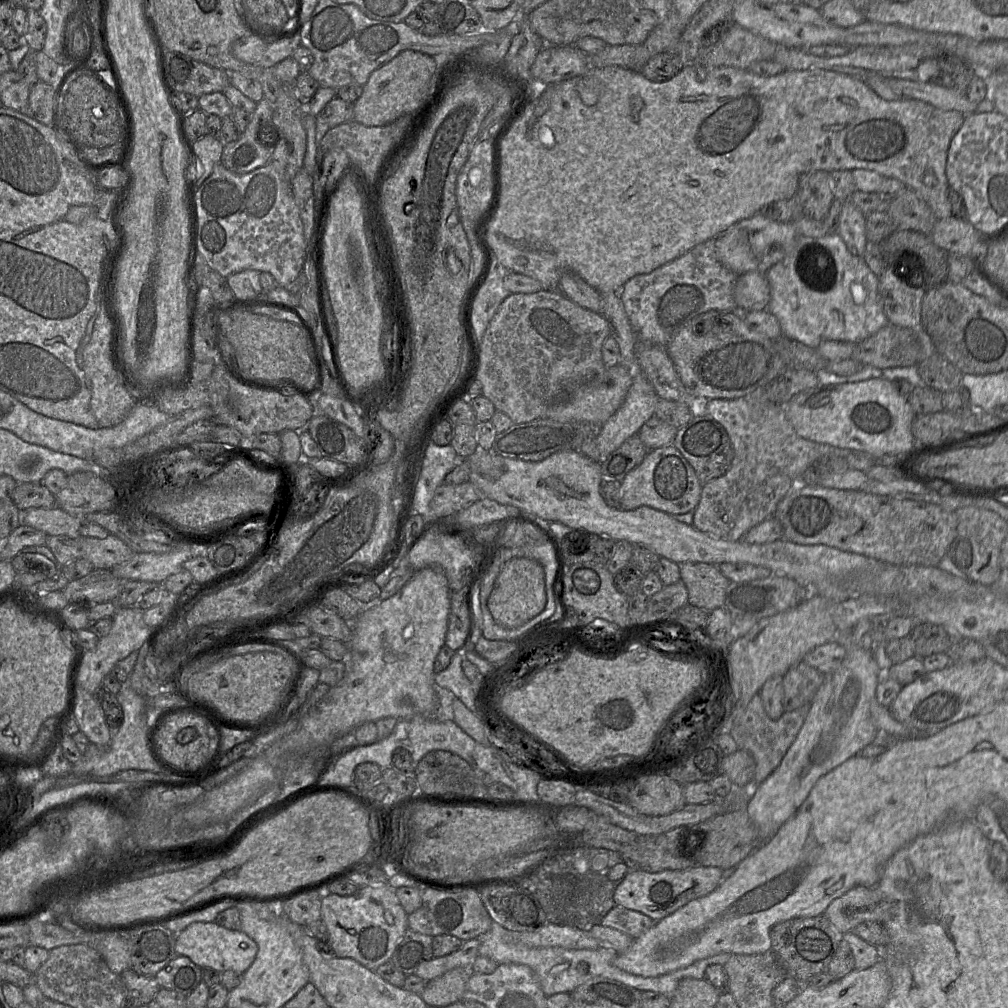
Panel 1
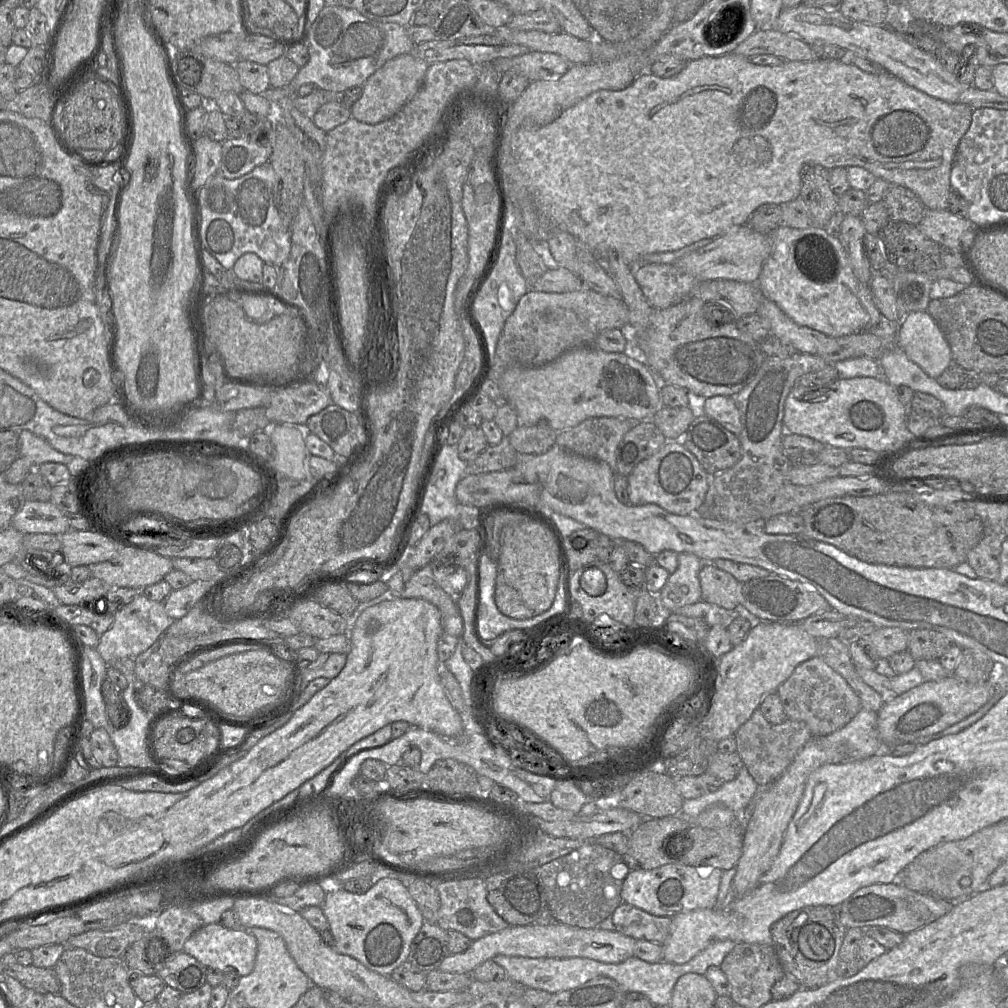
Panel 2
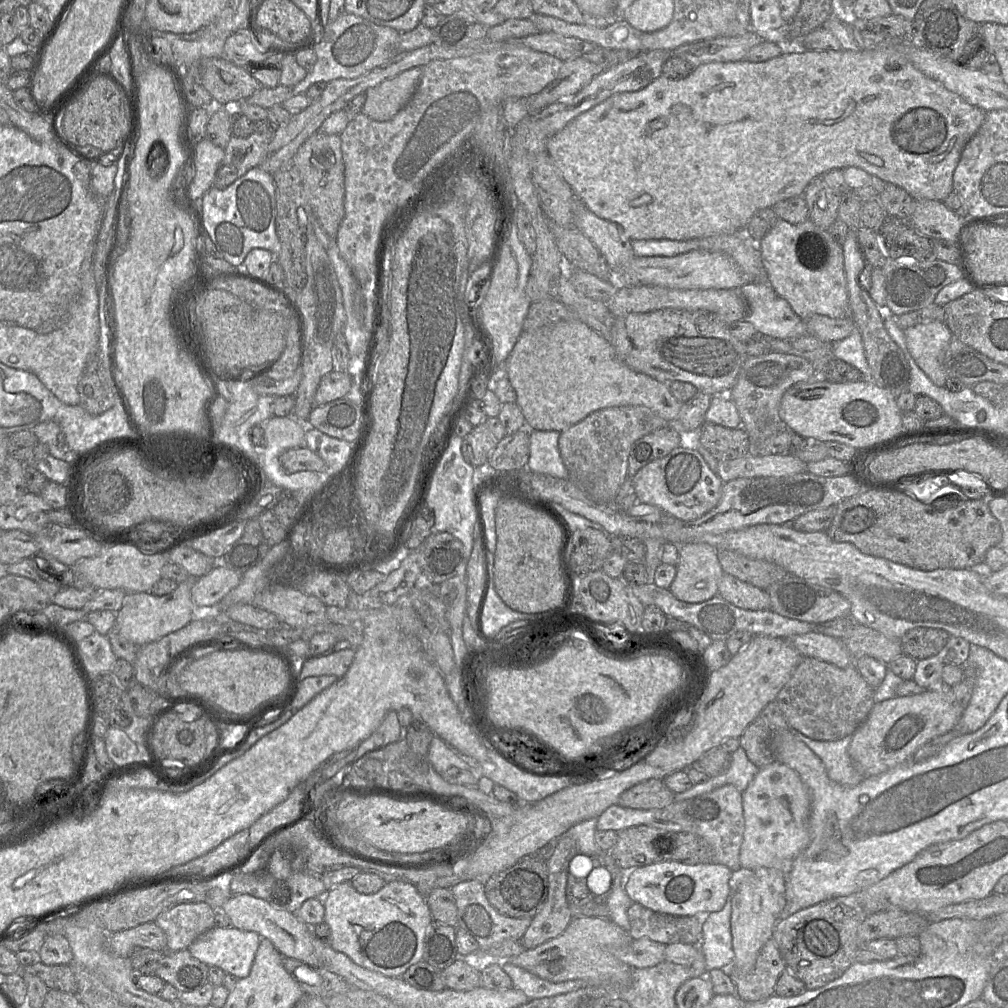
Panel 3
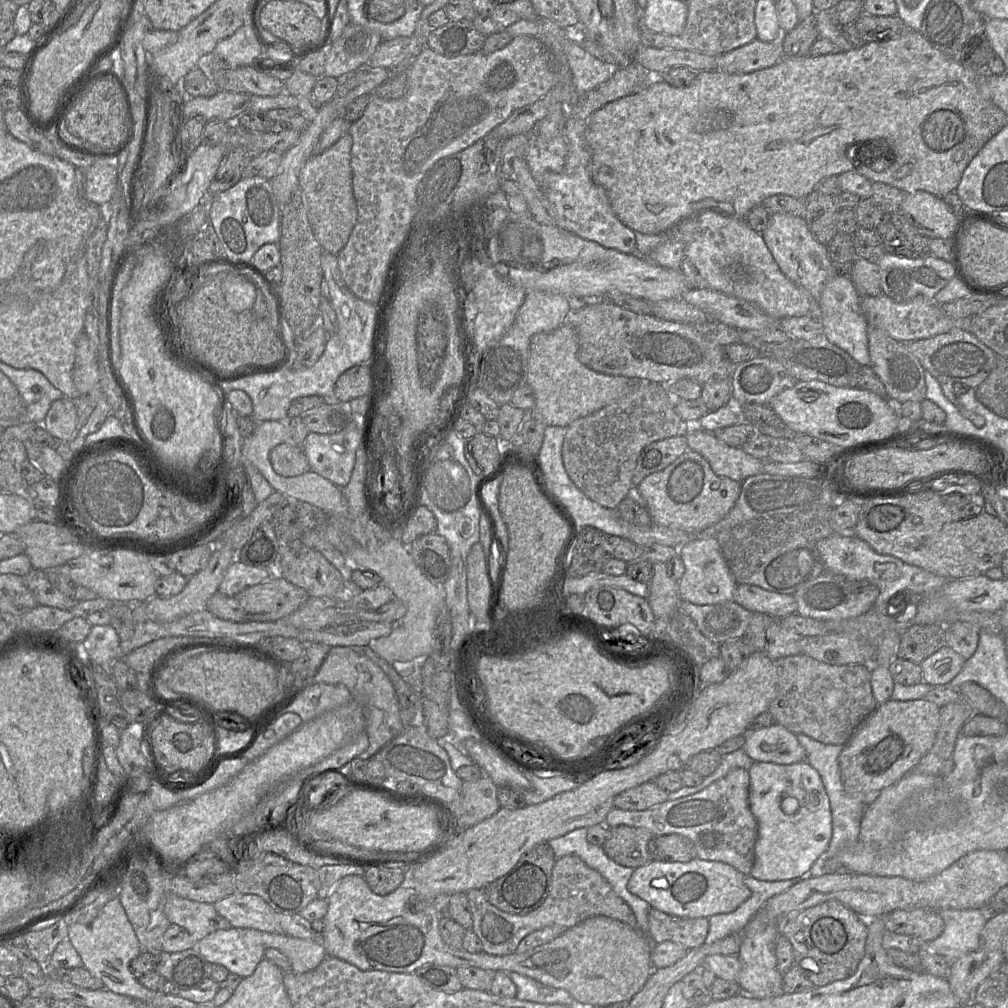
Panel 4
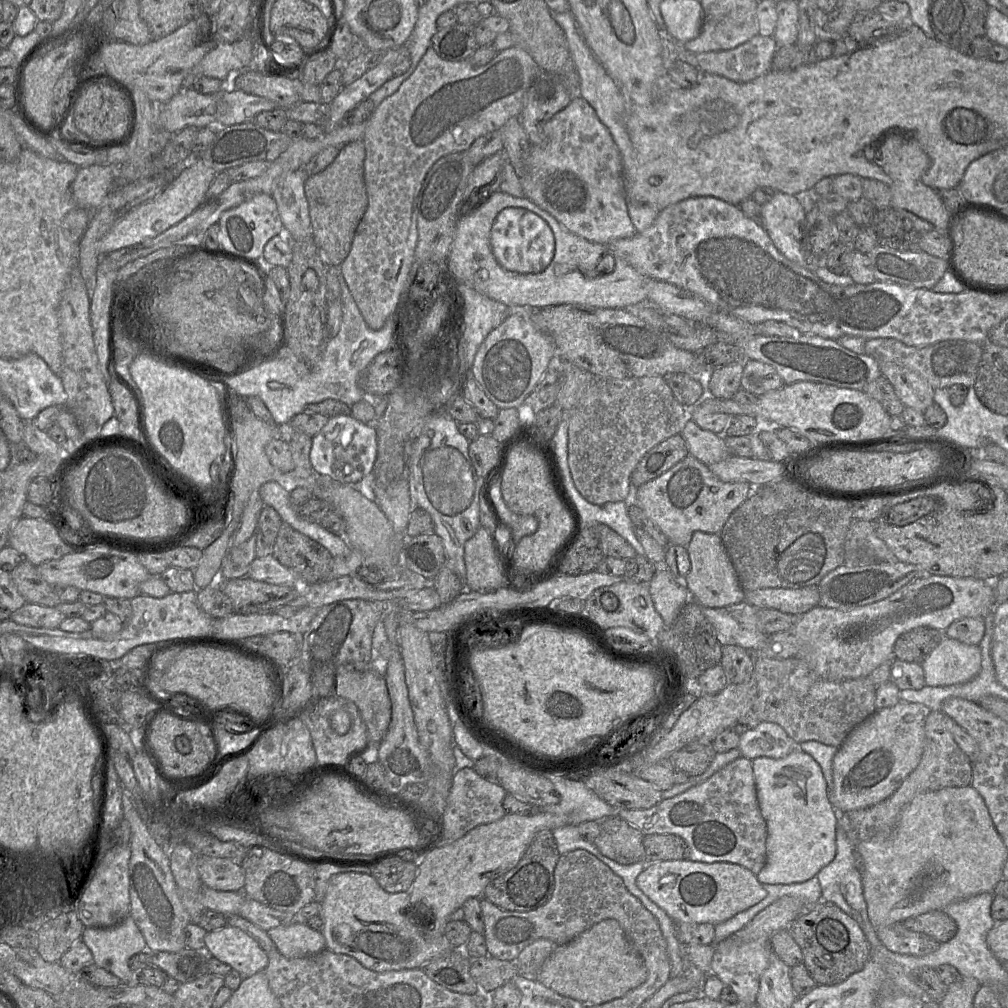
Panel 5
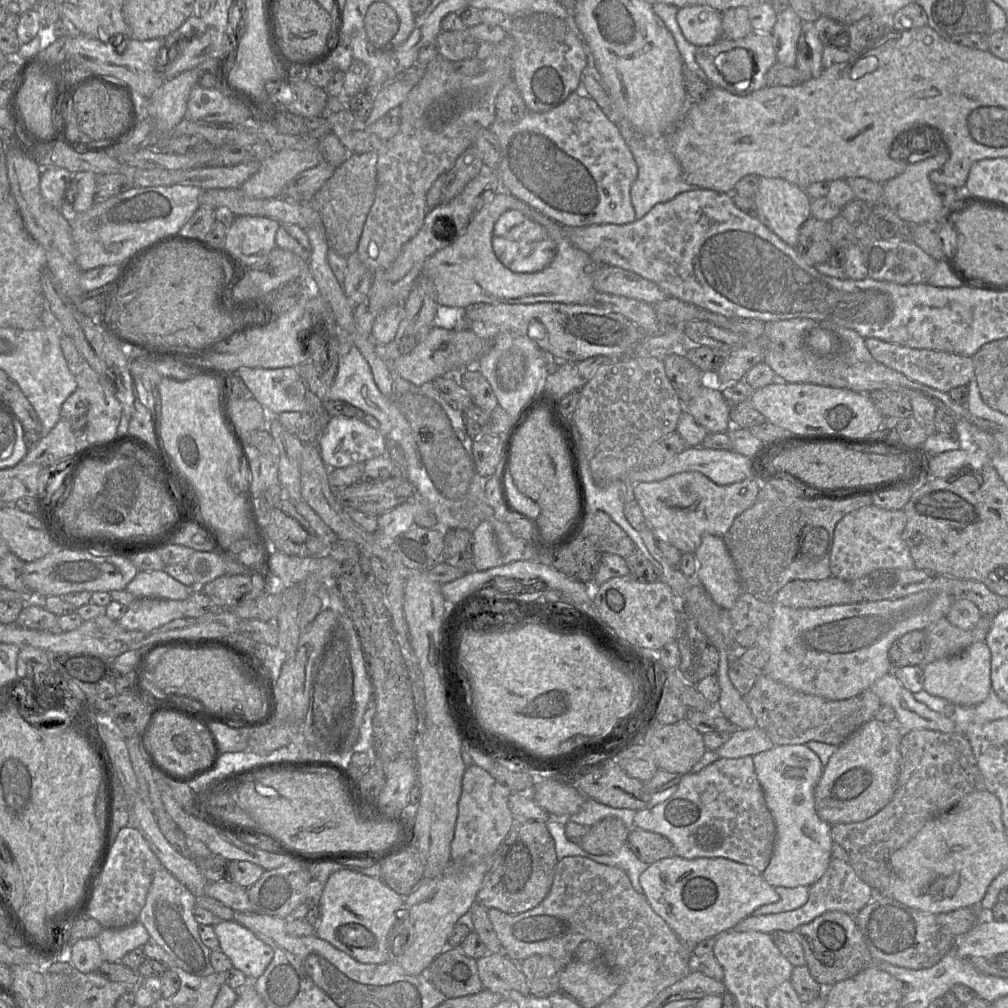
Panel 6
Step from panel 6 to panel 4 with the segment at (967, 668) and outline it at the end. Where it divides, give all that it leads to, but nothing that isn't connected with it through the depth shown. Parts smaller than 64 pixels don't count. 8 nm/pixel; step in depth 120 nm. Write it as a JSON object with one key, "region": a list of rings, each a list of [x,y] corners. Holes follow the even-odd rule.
{"region":[[[948,645],[921,662],[923,682],[933,686],[949,684],[961,671],[966,659]]]}

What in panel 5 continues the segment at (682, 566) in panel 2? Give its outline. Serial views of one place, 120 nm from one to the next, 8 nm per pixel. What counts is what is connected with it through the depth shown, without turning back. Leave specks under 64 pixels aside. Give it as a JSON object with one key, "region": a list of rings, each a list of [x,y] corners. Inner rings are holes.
{"region":[[[696,531],[686,549],[691,568],[684,578],[684,586],[688,589],[693,601],[701,607],[722,608],[745,600],[746,591],[740,584],[719,534]]]}

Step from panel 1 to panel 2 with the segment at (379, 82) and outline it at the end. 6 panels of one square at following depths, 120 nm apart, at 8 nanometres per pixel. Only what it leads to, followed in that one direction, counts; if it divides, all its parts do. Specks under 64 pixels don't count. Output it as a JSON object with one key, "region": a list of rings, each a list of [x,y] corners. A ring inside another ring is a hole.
{"region":[[[410,53],[388,60],[364,82],[361,97],[350,109],[351,116],[366,124],[377,124],[392,117],[418,92],[429,66]]]}

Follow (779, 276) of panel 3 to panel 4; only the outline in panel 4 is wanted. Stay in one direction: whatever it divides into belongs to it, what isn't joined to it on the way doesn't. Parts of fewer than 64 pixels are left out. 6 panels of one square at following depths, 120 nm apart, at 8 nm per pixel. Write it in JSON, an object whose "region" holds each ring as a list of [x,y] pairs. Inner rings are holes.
{"region":[[[774,213],[761,234],[781,271],[817,300],[825,283],[834,275],[840,275],[835,272],[827,246],[813,236],[803,217],[790,213]]]}

